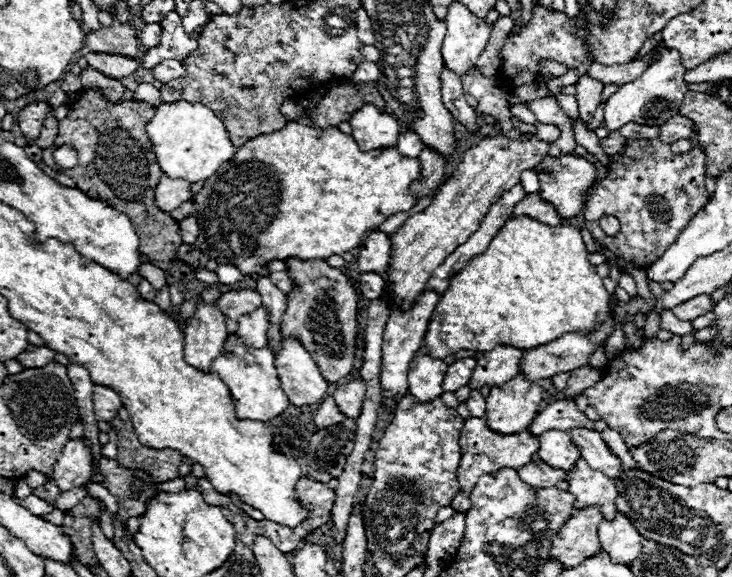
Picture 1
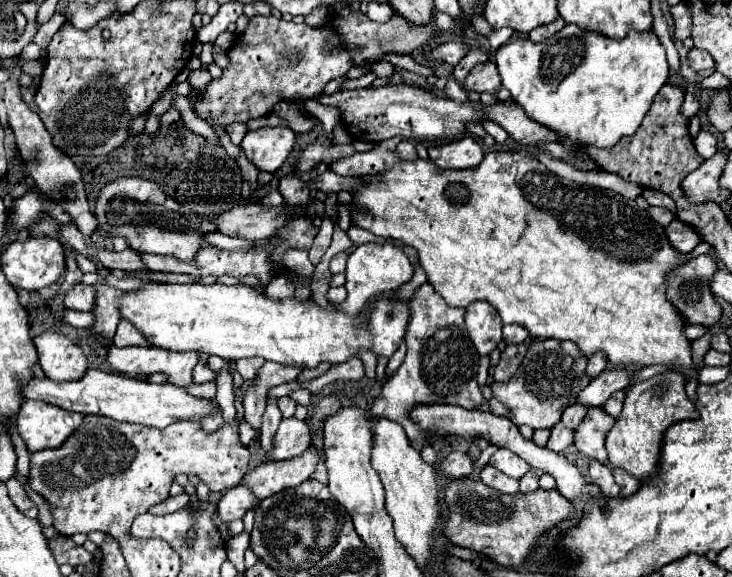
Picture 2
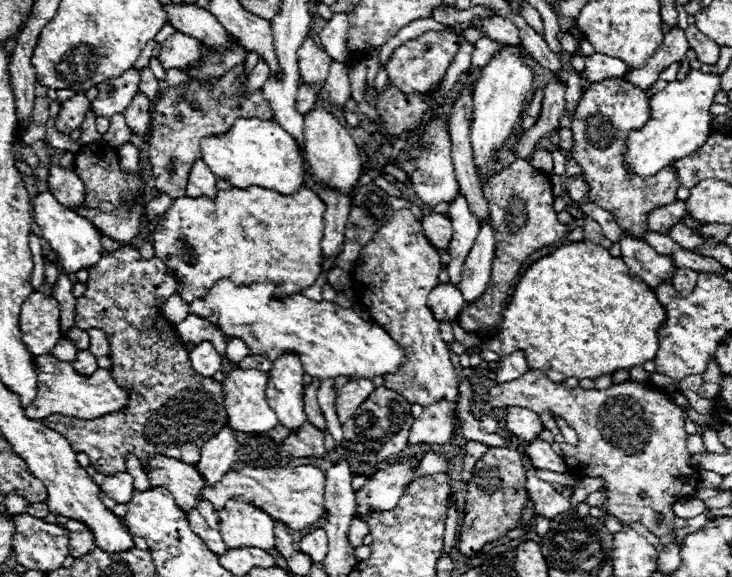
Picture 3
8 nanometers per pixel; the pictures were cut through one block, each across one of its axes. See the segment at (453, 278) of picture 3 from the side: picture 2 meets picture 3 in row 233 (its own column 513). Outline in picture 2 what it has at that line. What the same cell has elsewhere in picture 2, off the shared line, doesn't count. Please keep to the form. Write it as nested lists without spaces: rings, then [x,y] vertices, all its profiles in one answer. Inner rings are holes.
[[[498,448],[498,450],[492,454],[490,466],[498,468],[500,472],[504,472],[504,474],[510,476],[510,478],[520,478],[520,476],[524,476],[524,474],[530,470],[526,460],[522,460],[520,456],[512,454],[512,452],[506,450],[506,448]]]

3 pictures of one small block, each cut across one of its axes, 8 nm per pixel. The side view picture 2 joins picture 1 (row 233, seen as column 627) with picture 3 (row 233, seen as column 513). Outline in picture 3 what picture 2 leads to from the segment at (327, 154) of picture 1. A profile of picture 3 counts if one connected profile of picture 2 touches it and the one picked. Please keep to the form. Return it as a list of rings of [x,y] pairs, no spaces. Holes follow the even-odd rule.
[[[258,186],[248,188],[232,188],[218,190],[216,200],[210,198],[176,198],[170,210],[160,216],[156,230],[152,232],[154,256],[164,260],[168,268],[176,272],[178,290],[176,294],[188,304],[194,300],[202,300],[210,288],[222,280],[232,278],[236,286],[252,286],[252,284],[274,284],[280,294],[296,294],[302,288],[308,288],[316,282],[320,274],[320,258],[322,248],[320,242],[324,238],[324,202],[318,198],[314,190],[308,186],[300,188],[292,196],[282,196],[274,190],[262,190]]]

